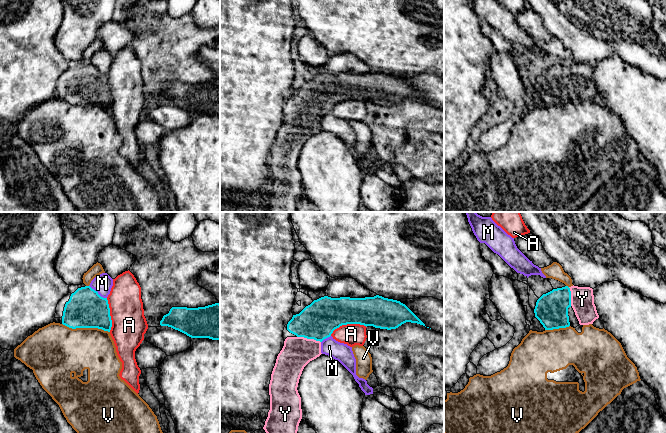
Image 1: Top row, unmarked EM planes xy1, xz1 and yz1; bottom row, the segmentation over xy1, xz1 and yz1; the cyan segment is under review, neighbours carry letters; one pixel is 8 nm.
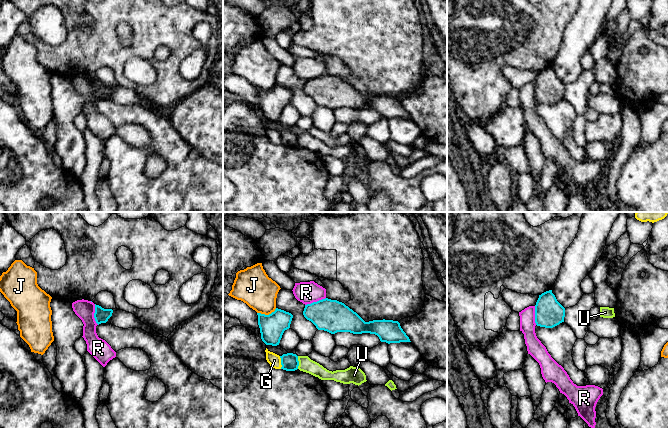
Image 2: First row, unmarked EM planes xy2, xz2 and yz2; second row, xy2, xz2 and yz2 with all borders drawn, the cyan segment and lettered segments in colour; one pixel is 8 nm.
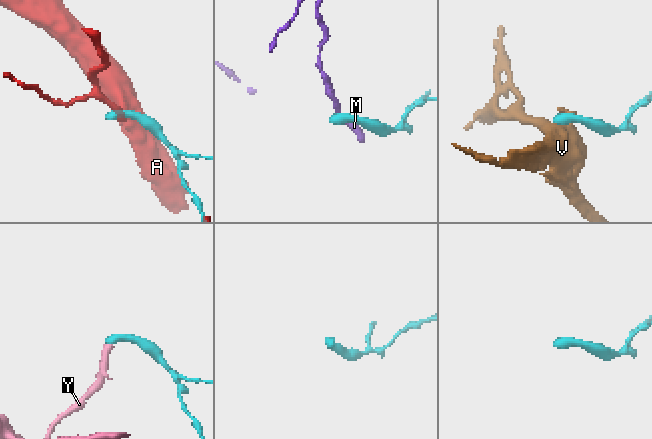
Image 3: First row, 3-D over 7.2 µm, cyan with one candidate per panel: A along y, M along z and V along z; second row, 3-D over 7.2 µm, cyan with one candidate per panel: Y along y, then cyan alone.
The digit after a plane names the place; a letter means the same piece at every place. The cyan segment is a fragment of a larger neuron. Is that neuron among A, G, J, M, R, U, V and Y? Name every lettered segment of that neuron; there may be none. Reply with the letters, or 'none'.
Y

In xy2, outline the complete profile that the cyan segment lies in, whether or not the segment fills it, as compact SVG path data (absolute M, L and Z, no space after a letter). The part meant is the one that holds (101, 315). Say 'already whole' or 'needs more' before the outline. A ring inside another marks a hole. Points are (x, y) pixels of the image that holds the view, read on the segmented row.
already whole; M95 304L94 318L98 325L101 323L106 323L108 319L112 316L112 313L112 309L104 309L101 306Z

